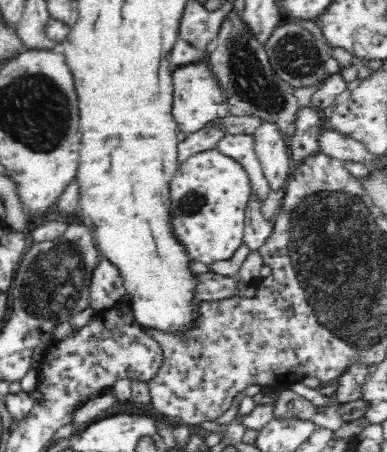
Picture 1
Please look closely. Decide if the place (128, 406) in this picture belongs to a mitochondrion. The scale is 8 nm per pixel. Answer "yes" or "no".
no

